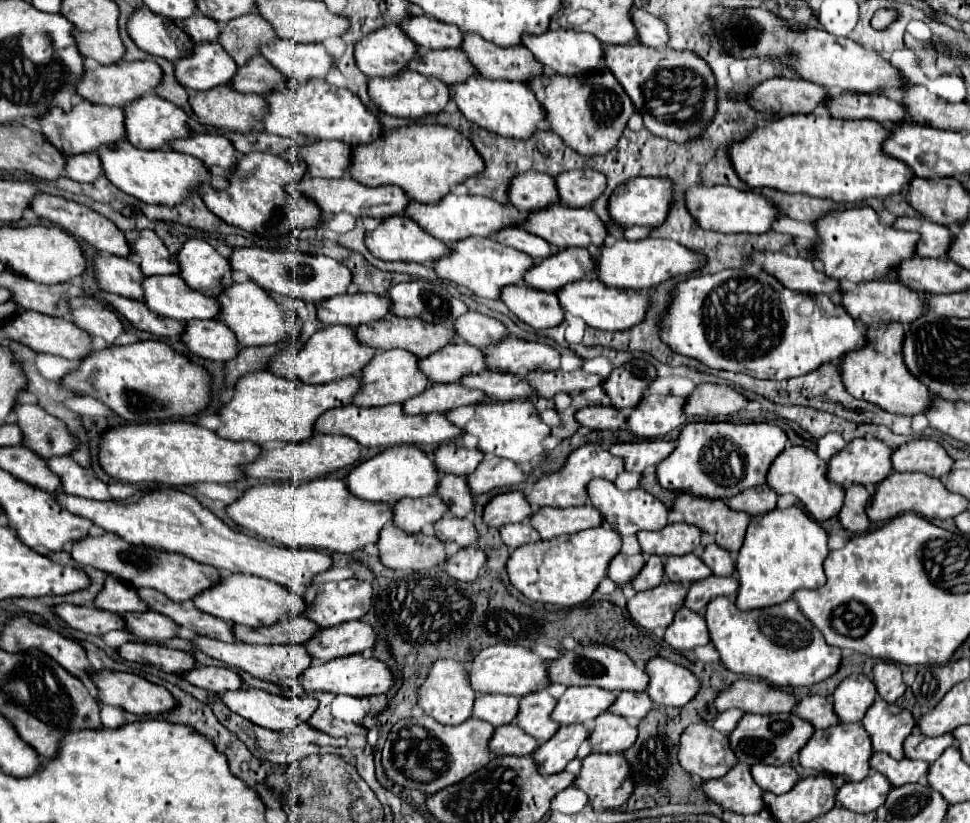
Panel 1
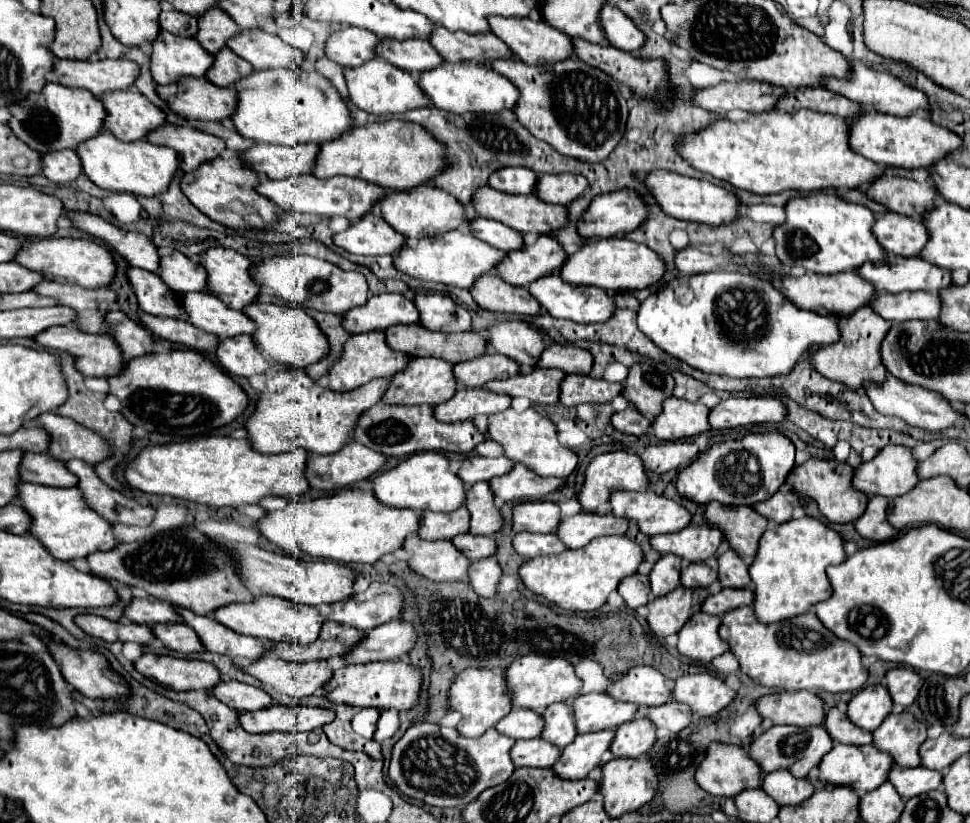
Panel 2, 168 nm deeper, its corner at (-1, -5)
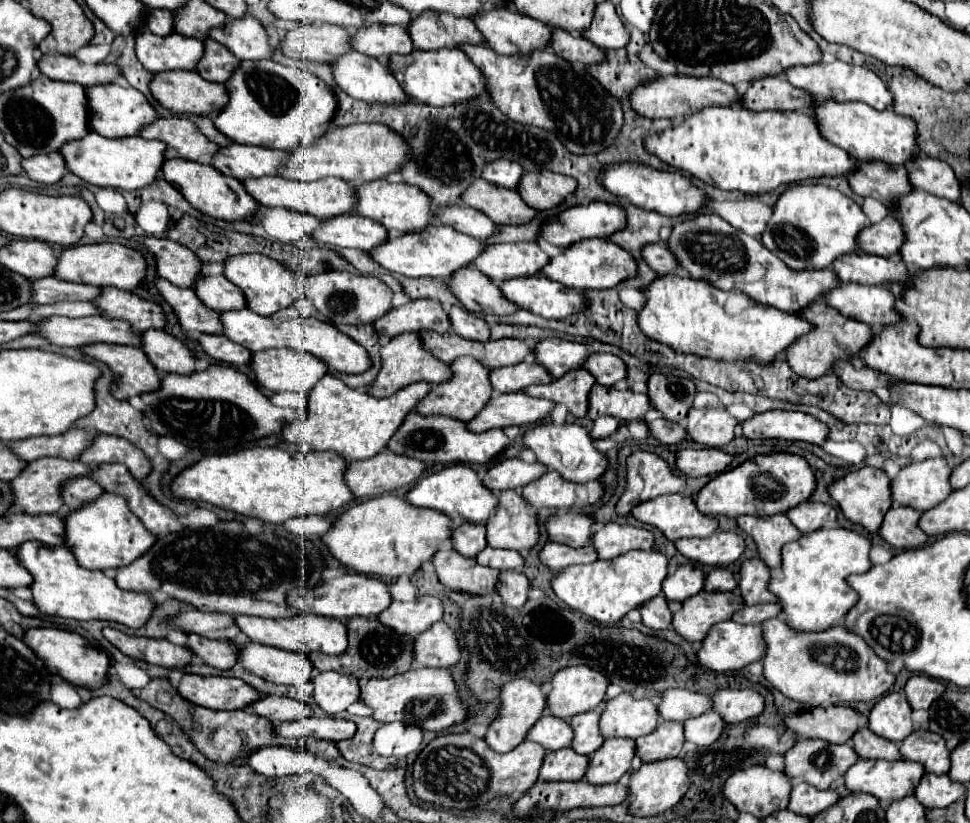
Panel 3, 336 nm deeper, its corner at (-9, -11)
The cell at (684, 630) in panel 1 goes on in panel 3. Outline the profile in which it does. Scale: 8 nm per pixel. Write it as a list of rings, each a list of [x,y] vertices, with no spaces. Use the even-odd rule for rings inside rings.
[[[717,623],[699,649],[699,661],[713,671],[737,671],[763,659],[765,643],[761,625]]]

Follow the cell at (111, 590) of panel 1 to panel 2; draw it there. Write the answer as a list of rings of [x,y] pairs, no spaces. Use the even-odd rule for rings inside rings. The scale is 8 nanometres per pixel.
[[[133,597],[123,615],[141,625],[151,625],[151,623],[169,623],[169,621],[181,621],[181,617],[173,611],[173,605],[169,601],[161,601],[155,597]]]

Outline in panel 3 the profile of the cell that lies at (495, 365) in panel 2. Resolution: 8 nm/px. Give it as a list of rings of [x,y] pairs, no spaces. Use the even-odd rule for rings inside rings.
[[[523,361],[511,367],[501,367],[491,371],[491,385],[499,393],[523,391],[535,383],[553,383],[555,377],[535,361]]]

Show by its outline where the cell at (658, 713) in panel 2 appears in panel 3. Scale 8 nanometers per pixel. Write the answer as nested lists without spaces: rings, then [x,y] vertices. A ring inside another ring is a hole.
[[[709,711],[701,717],[693,717],[683,725],[685,725],[687,741],[693,741],[695,745],[701,745],[701,747],[715,743],[715,739],[719,739],[719,735],[727,727],[727,723],[723,723],[723,717],[715,711]]]

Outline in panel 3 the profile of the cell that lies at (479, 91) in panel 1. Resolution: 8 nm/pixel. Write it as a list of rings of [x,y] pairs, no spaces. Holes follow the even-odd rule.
[[[455,49],[455,51],[411,51],[411,55],[391,55],[389,57],[389,69],[399,81],[401,89],[415,101],[443,107],[443,105],[455,105],[463,103],[471,97],[477,97],[479,93],[487,91],[483,83],[483,75],[475,69],[475,65],[469,61],[469,57]]]

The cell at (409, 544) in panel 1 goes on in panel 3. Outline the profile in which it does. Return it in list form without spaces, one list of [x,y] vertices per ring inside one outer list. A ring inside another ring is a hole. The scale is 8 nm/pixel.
[[[441,549],[433,557],[439,581],[451,591],[471,595],[487,595],[497,591],[499,571],[475,563],[475,559],[459,555],[455,549]]]

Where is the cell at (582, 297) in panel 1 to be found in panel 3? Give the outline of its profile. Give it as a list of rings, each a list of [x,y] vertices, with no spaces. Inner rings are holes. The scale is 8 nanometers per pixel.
[[[543,275],[507,279],[507,283],[499,283],[499,289],[505,299],[515,303],[519,309],[531,311],[545,319],[565,319],[585,307],[581,291],[563,287]]]

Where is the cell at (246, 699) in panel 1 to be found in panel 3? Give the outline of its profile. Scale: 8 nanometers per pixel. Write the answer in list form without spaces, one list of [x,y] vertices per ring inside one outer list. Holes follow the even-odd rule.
[[[311,717],[311,719],[281,723],[275,727],[275,731],[283,737],[295,737],[295,739],[317,737],[337,743],[343,739],[351,739],[355,735],[355,723],[335,717]]]

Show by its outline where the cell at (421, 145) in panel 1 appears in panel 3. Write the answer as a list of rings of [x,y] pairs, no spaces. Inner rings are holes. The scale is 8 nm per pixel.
[[[357,123],[347,127],[331,127],[327,135],[321,135],[311,147],[295,147],[287,151],[287,167],[279,171],[279,177],[317,181],[323,177],[339,177],[349,183],[365,183],[385,177],[399,169],[399,165],[409,157],[409,145],[405,139],[395,135],[389,127],[381,123]]]

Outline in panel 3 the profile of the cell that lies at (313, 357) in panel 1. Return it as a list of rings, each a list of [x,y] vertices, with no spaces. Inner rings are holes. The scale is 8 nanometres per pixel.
[[[401,333],[397,337],[393,337],[383,349],[381,349],[381,357],[383,357],[383,369],[379,371],[375,383],[371,385],[371,395],[375,397],[389,397],[395,391],[411,385],[411,383],[419,383],[419,381],[427,381],[433,385],[443,383],[447,377],[451,377],[451,369],[447,363],[435,359],[425,347],[423,341],[419,337],[419,333]]]

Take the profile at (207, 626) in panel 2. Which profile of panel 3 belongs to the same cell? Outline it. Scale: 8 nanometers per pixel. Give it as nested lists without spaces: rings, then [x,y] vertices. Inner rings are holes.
[[[241,643],[239,665],[257,677],[277,685],[301,685],[313,677],[313,663],[303,653],[283,651],[261,643]]]

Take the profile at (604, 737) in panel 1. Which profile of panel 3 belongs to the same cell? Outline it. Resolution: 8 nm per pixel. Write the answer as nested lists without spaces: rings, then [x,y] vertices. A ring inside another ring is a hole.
[[[663,721],[655,733],[637,739],[637,756],[633,758],[632,770],[639,769],[643,765],[643,761],[659,761],[659,759],[667,759],[667,757],[679,757],[683,743],[685,743],[683,723]]]

